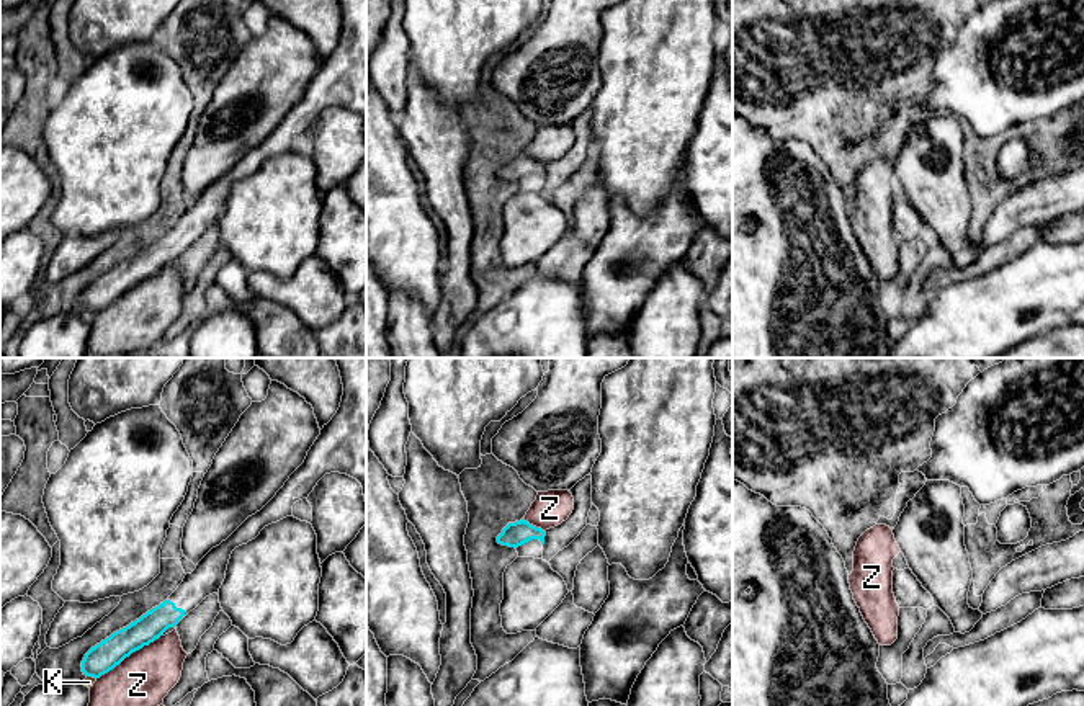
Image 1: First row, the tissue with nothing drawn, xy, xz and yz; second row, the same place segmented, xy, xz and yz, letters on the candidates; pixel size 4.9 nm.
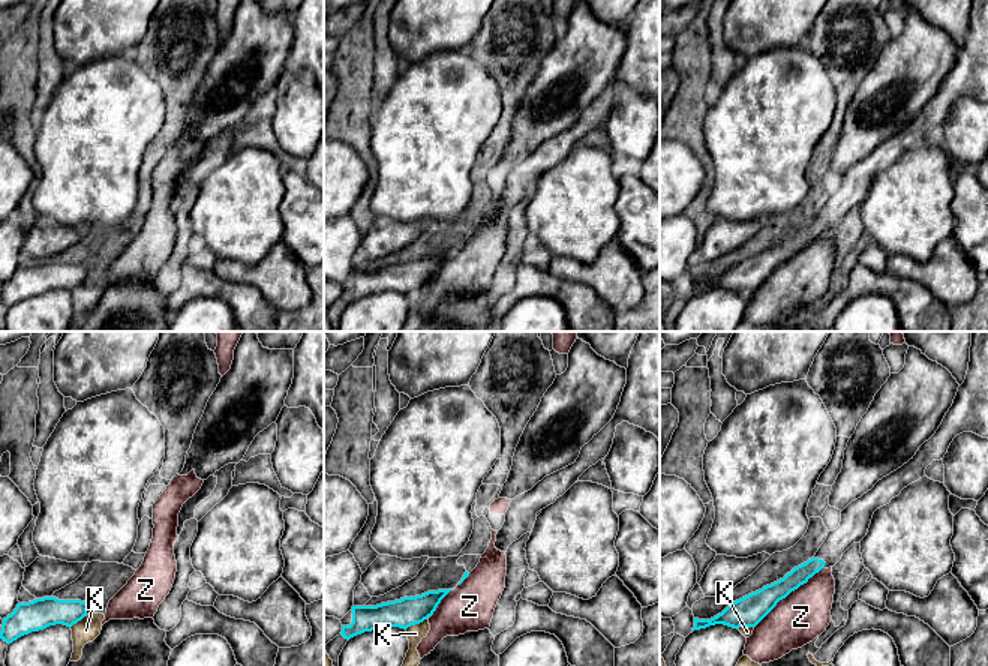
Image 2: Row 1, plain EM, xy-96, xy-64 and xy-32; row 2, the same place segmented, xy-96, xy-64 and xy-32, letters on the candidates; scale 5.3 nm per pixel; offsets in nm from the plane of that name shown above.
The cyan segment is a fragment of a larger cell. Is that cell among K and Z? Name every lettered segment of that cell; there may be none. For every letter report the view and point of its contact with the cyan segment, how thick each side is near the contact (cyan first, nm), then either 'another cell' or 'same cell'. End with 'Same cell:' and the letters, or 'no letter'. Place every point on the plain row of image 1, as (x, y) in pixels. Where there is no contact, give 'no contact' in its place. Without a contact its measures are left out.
K: xy (92, 309) | 140/50 nm | another cell
Z: xy (128, 290) | 140/280 nm | another cell
Same cell: no letter

